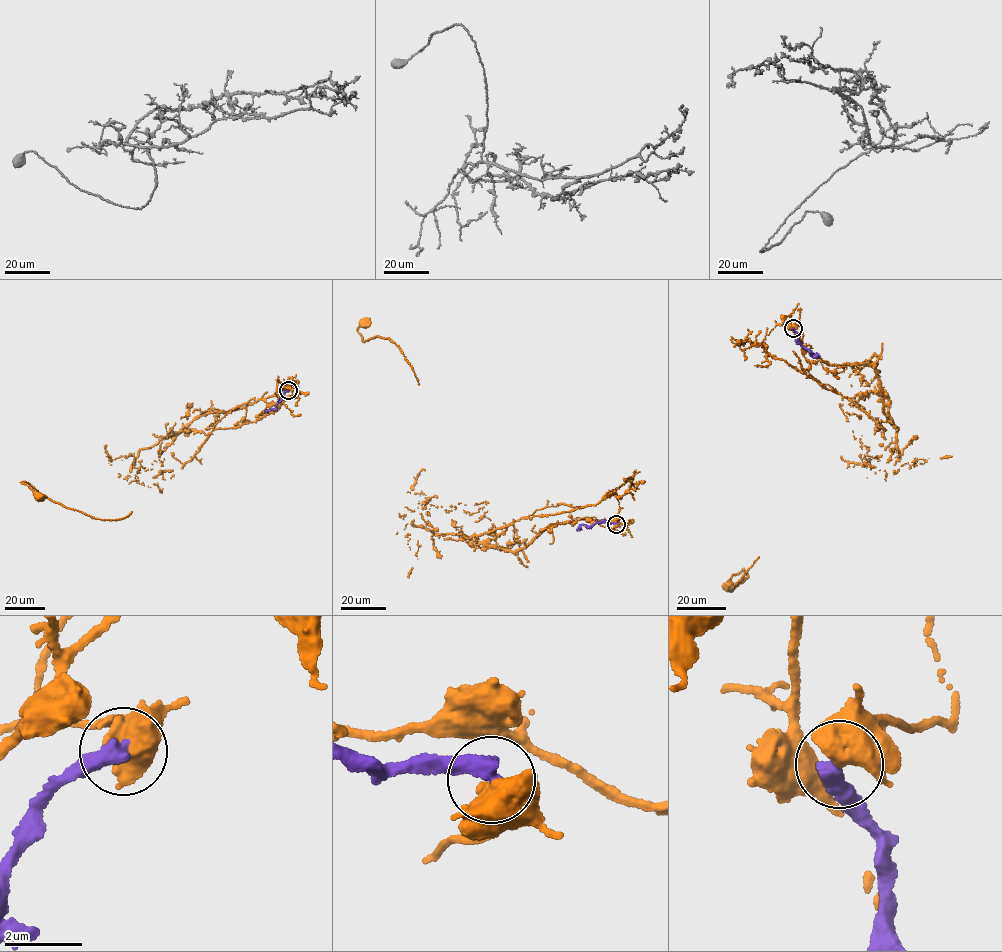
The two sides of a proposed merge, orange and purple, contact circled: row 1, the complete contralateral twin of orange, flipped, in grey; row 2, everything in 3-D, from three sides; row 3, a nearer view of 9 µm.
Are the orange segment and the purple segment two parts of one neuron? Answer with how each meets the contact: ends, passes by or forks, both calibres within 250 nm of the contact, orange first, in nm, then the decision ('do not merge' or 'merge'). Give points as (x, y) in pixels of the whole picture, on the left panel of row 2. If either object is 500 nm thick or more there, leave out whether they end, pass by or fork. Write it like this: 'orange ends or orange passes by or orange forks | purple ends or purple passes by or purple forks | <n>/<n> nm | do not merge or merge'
850/460 nm | do not merge

